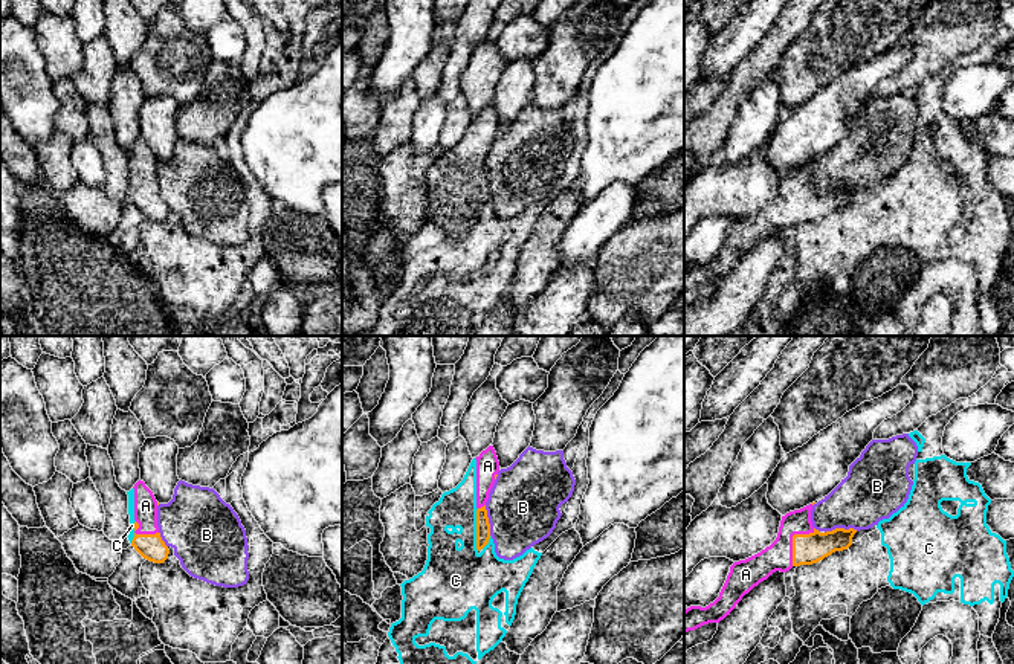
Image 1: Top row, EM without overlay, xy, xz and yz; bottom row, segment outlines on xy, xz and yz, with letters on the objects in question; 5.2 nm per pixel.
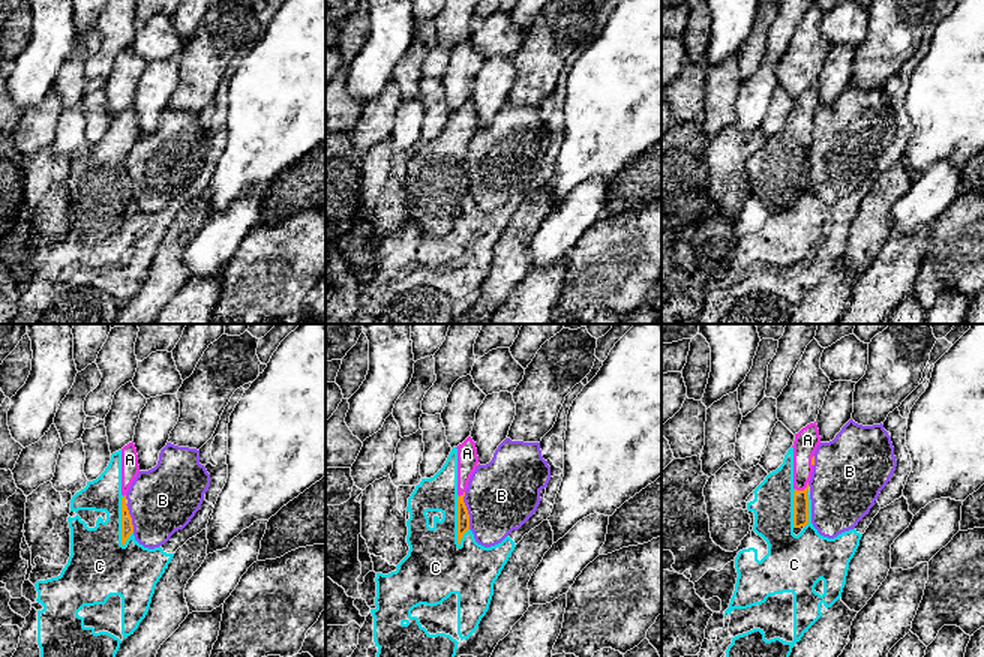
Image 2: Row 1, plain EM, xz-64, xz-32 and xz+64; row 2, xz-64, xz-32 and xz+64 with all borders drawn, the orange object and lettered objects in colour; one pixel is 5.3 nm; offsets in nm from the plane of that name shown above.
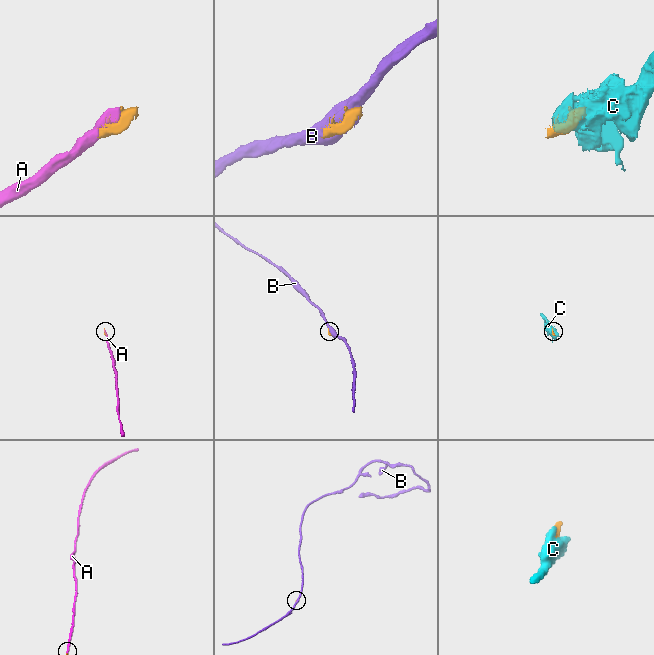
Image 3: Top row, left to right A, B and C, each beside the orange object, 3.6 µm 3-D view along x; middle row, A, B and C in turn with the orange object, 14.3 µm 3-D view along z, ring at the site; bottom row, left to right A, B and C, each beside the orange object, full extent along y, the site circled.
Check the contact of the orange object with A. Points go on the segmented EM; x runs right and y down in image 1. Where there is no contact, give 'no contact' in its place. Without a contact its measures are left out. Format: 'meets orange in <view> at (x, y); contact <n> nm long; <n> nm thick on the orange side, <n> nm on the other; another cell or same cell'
meets orange in yz at (793, 541); contact 240 nm long; 160 nm thick on the orange side, 150 nm on the other; same cell

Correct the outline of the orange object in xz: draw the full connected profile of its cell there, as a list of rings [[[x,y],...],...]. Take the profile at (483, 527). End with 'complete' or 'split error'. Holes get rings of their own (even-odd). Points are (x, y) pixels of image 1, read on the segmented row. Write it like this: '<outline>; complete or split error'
[[[489,446],[476,458],[476,550],[483,550],[490,539],[490,524],[486,502],[499,472],[499,461],[493,446]]]; split error

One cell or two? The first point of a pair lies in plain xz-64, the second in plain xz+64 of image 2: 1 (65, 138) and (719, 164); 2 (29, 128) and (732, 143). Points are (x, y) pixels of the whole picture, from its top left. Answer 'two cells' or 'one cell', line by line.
1: two cells
2: two cells

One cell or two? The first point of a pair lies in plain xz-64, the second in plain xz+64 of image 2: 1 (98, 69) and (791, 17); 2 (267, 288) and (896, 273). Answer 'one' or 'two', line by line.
1: one
2: two

